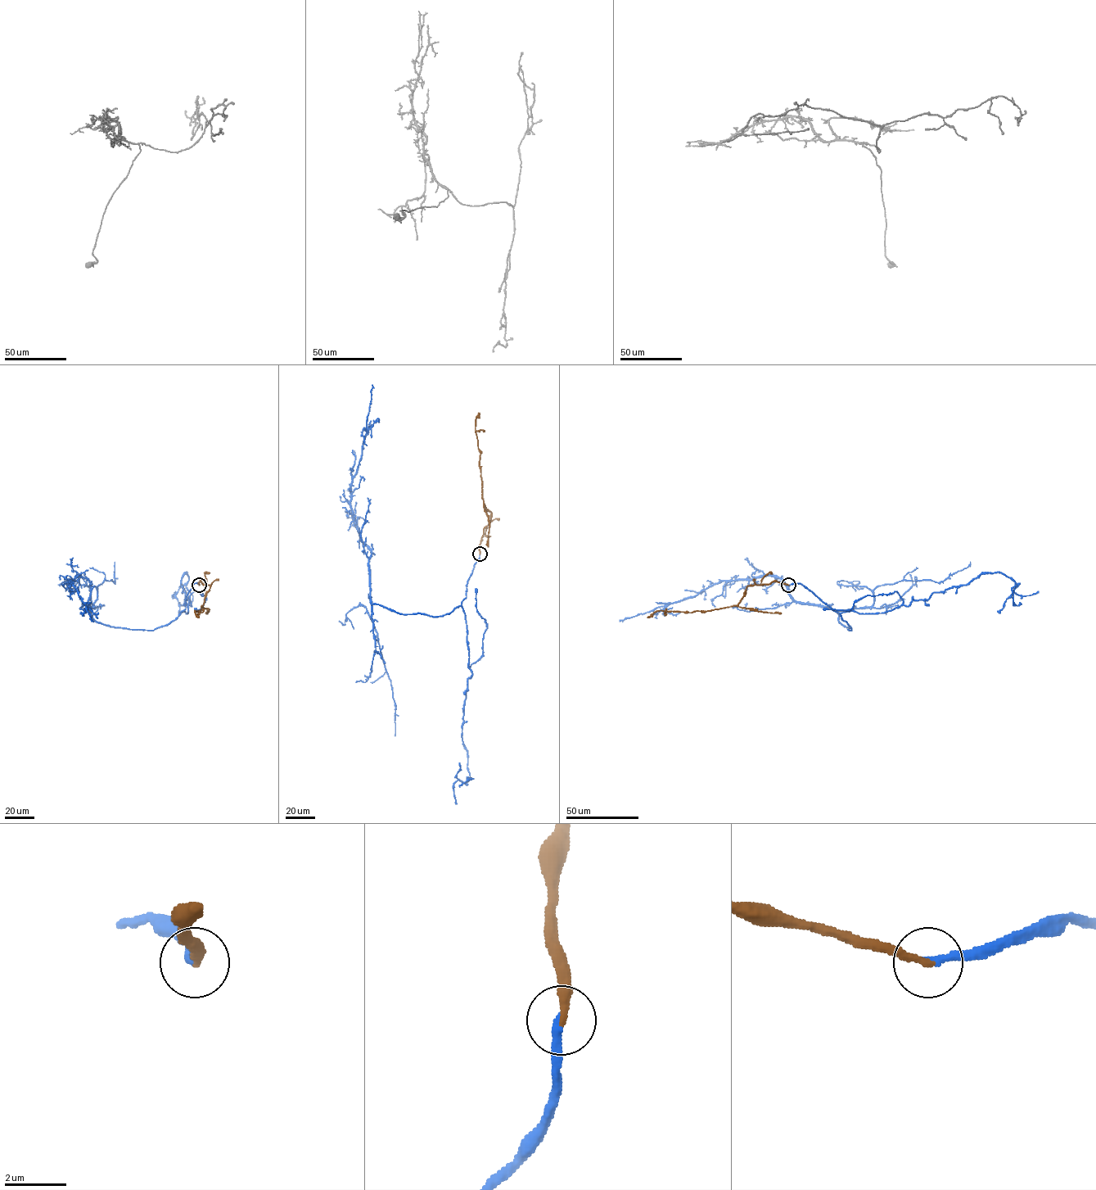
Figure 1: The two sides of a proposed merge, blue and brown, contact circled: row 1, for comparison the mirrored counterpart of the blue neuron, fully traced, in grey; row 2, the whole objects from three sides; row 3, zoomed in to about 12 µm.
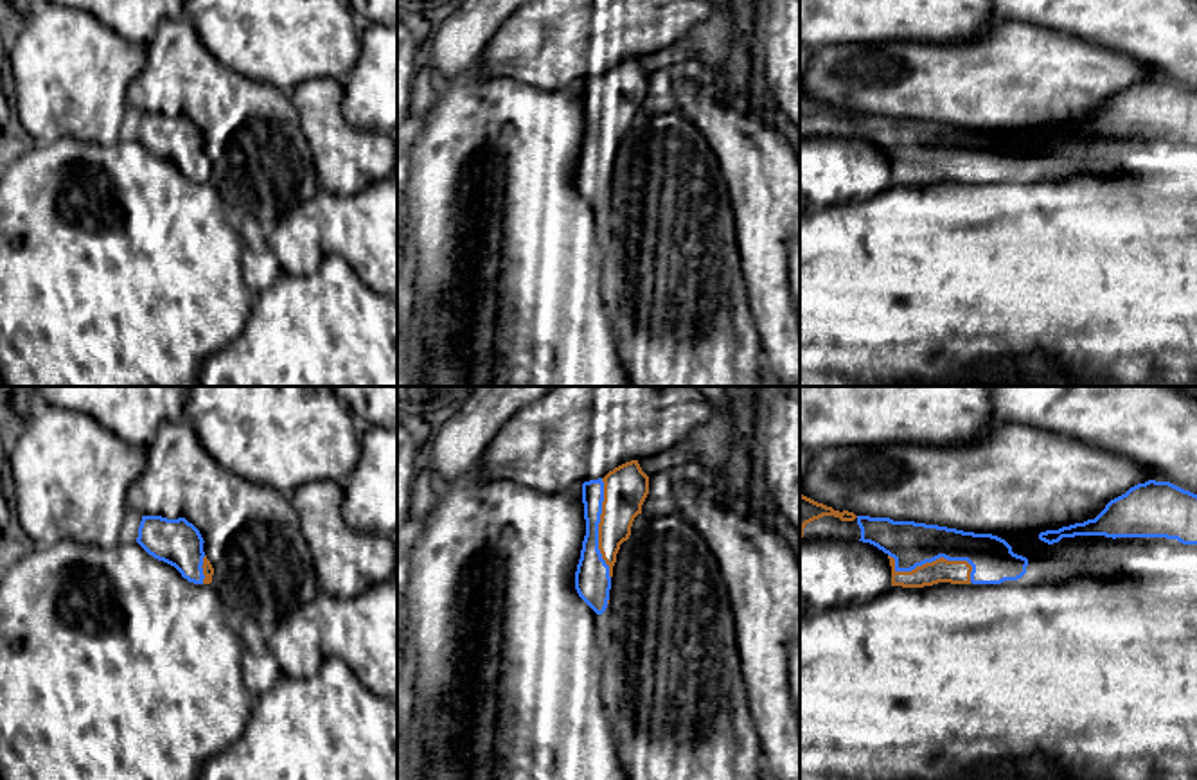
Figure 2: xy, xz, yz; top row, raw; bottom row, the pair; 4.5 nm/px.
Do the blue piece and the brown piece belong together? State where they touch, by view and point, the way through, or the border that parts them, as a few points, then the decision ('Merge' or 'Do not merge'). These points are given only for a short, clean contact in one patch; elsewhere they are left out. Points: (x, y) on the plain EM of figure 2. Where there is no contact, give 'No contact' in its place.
Touches blue at yz (933, 157). Merge

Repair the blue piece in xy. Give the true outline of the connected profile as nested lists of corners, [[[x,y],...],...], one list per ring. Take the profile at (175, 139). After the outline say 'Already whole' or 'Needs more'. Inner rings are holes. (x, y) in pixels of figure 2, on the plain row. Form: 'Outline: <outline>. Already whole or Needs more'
Outline: [[[142,113],[137,140],[155,156],[174,164],[189,180],[212,180],[214,165],[203,149],[205,138],[185,115]]]. Needs more

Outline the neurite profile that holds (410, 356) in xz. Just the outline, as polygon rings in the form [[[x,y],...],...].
[[[412,318],[397,336],[397,386],[419,386],[419,367],[424,361],[417,320]]]

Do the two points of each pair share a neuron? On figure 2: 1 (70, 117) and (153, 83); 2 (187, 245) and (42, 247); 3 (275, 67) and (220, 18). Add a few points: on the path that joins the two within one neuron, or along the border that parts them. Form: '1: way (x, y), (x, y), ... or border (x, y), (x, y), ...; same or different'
1: border (148, 60), (128, 85), (126, 106); different
2: way (151, 247), (78, 247); same
3: way (261, 53), (234, 26); same

